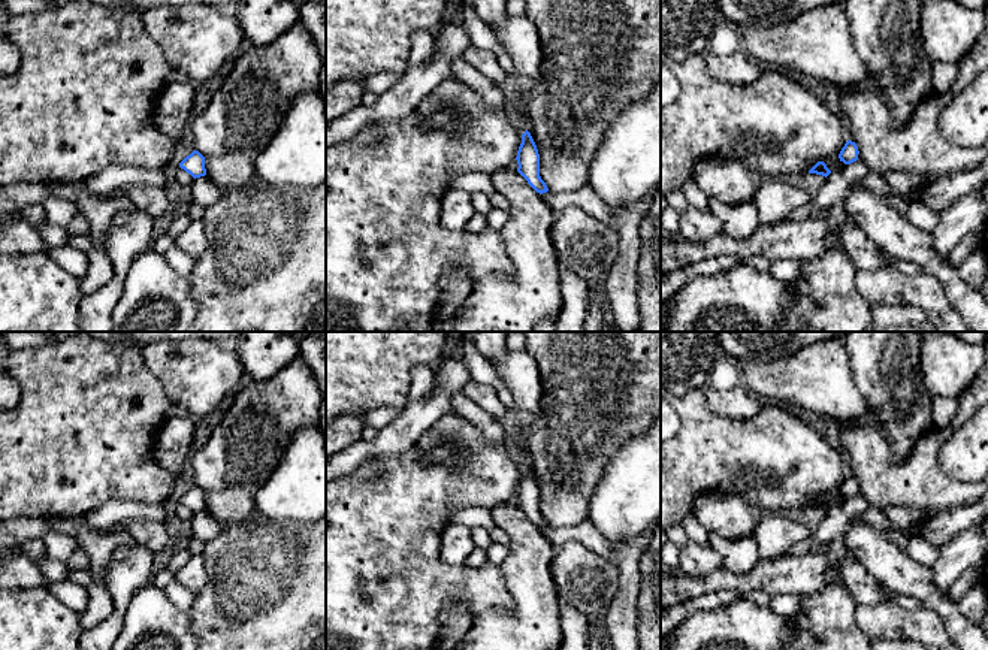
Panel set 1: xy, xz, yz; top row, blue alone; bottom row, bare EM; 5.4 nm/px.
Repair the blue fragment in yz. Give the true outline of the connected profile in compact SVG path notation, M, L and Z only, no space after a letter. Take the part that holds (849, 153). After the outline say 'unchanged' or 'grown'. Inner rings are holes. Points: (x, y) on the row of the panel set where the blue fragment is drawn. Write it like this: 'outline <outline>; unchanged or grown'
outline M847 140L847 142L845 143L845 146L842 148L842 151L840 151L840 154L839 154L839 158L840 158L840 161L843 161L845 164L850 164L850 163L853 163L853 161L858 160L858 154L859 154L859 151L858 151L856 143L852 142L852 140Z; unchanged

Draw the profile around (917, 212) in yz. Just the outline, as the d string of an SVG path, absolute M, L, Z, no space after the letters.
M921 199L909 202L903 214L910 224L928 233L933 233L939 223L939 212L930 209Z

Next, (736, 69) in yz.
M707 49L703 55L708 73L716 81L731 85L752 85L761 76L758 66L743 51L717 57Z

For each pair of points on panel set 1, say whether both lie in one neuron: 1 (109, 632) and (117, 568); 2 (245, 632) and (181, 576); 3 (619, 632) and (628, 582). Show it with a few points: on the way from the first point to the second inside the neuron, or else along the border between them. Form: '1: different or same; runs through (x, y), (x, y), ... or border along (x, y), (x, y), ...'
1: same; runs through (117, 616), (120, 608), (120, 584)
2: different; border along (204, 556), (207, 583), (196, 595)
3: same; runs through (621, 620), (628, 593)

